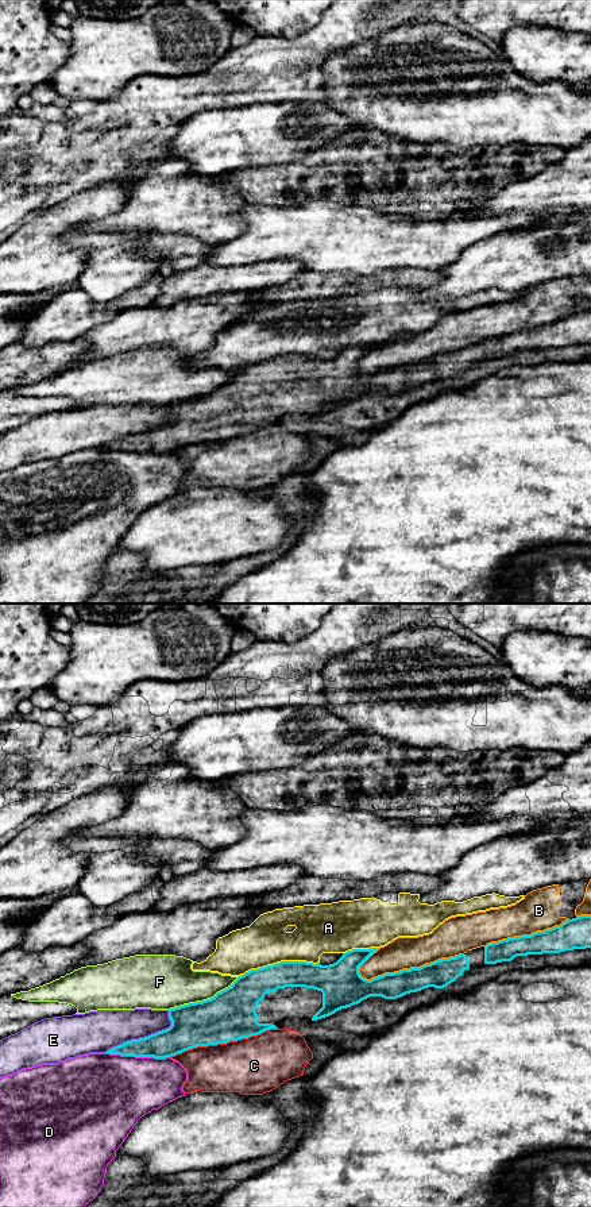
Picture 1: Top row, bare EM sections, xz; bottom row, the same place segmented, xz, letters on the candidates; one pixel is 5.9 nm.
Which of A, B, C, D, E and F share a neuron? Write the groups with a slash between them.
A / B / C / D / E / F

